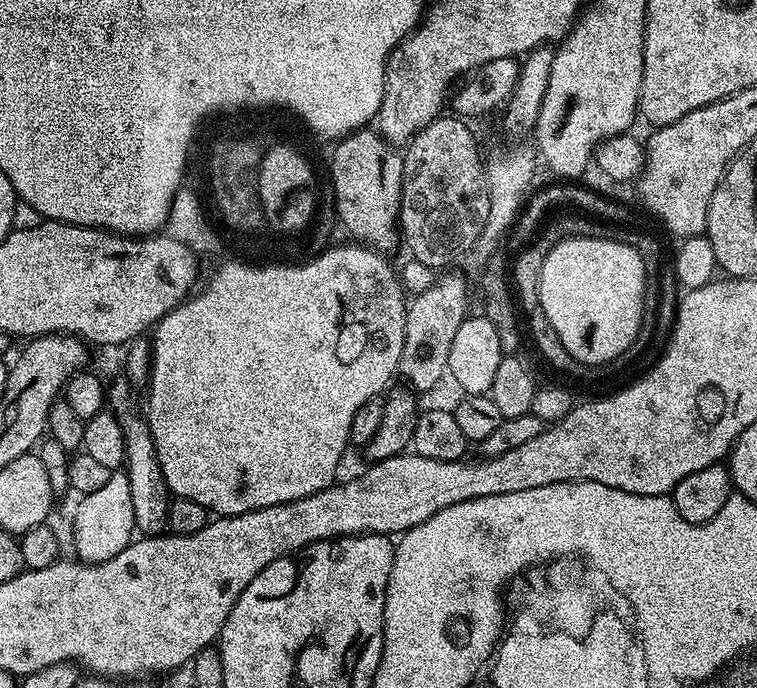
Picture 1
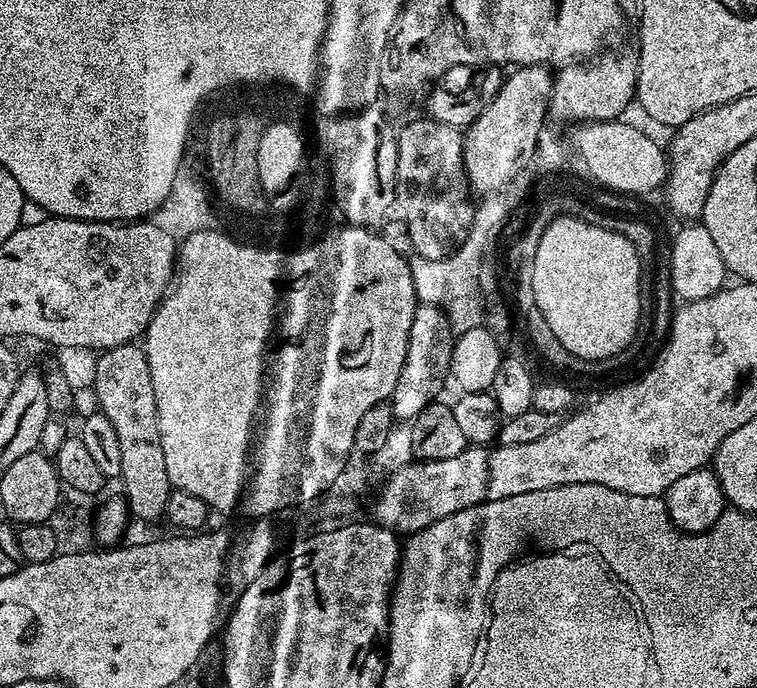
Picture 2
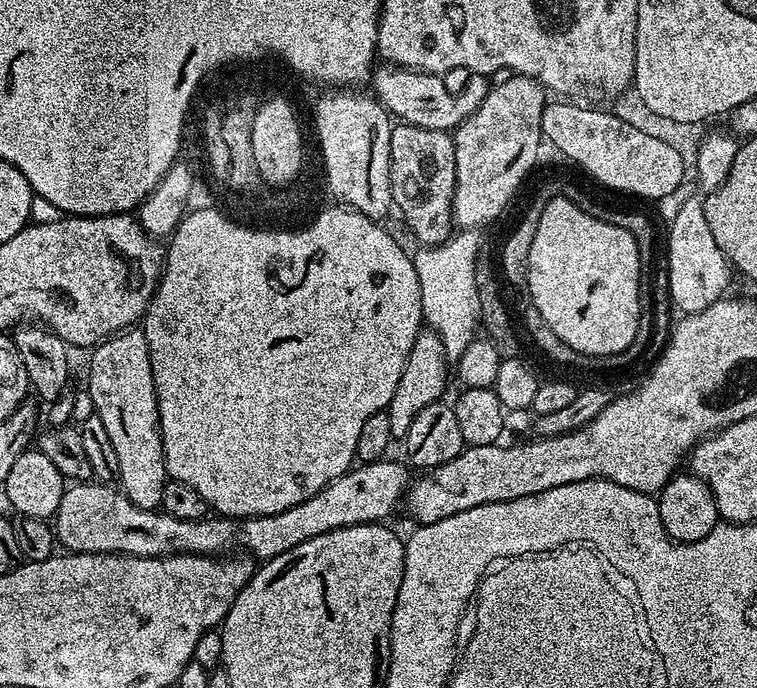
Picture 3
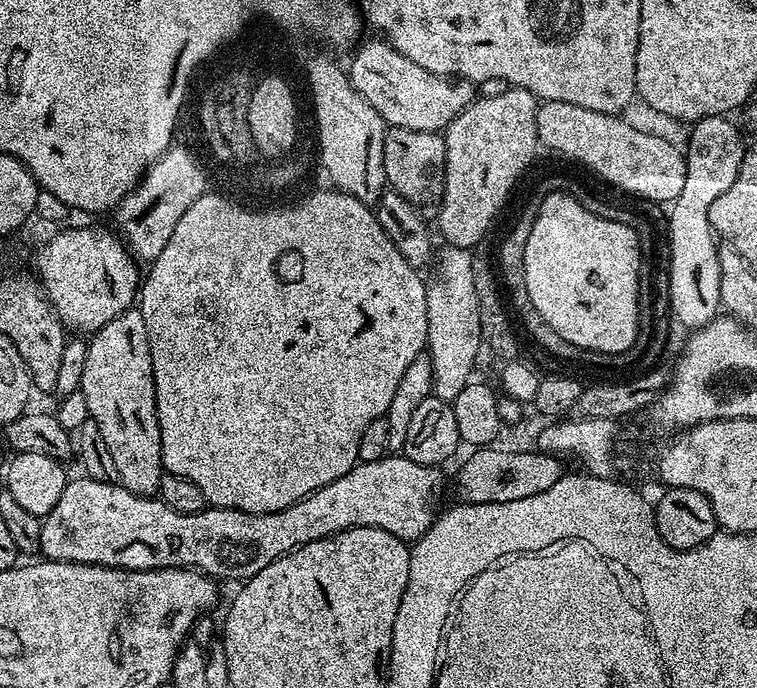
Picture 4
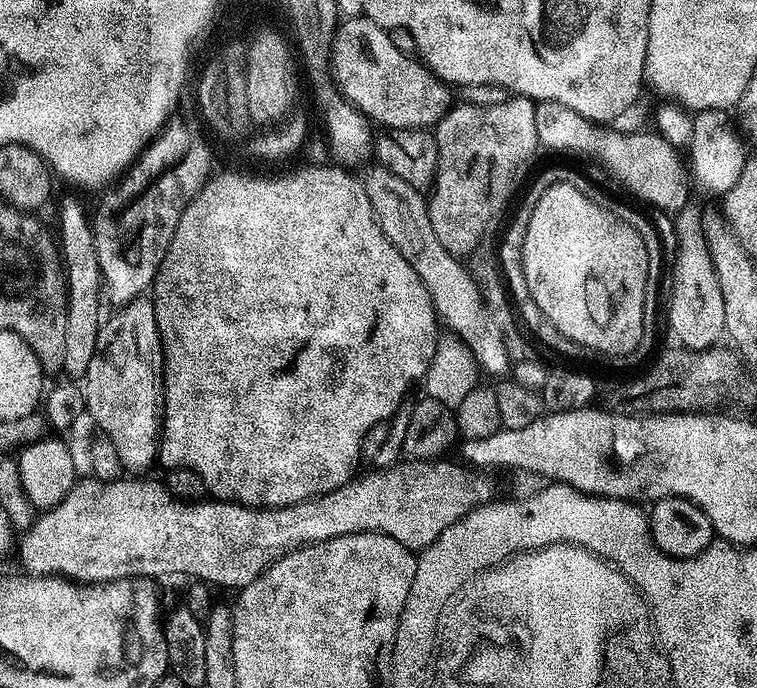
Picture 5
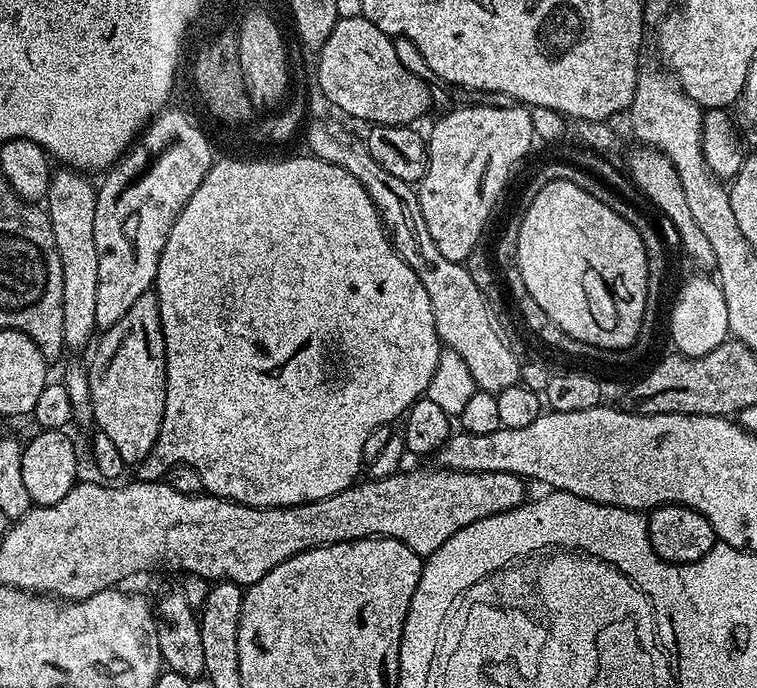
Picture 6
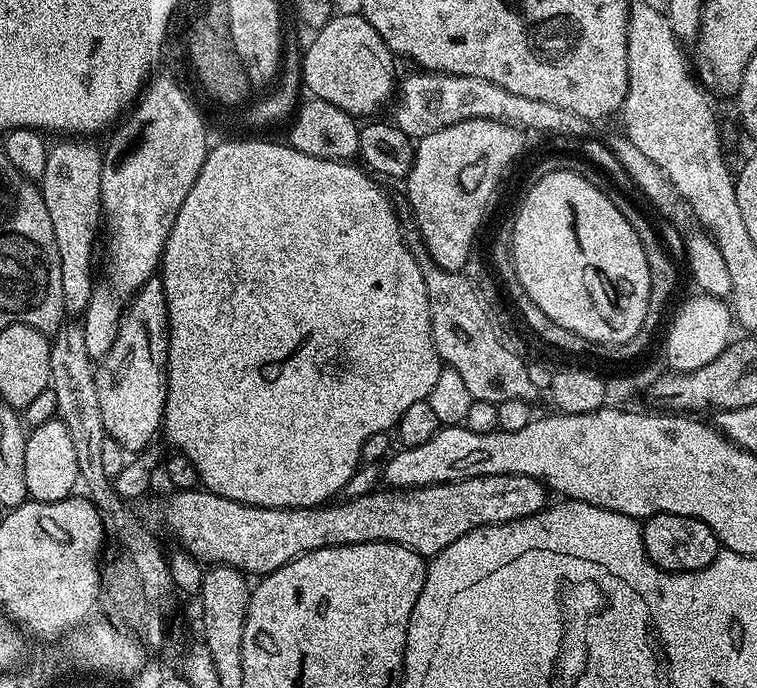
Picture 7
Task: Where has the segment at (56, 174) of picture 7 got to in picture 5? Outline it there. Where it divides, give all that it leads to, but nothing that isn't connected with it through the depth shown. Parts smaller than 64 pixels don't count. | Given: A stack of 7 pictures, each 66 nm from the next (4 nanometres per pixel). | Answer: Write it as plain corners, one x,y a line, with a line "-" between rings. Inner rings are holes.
64,200
60,204
60,236
58,252
62,257
62,272
66,277
68,313
66,314
66,351
62,362
63,375
69,381
83,381
86,370
90,370
90,358
98,346
98,334
102,323
100,316
100,288
102,277
98,254
95,252
95,236
89,217
84,217
84,208
76,200

